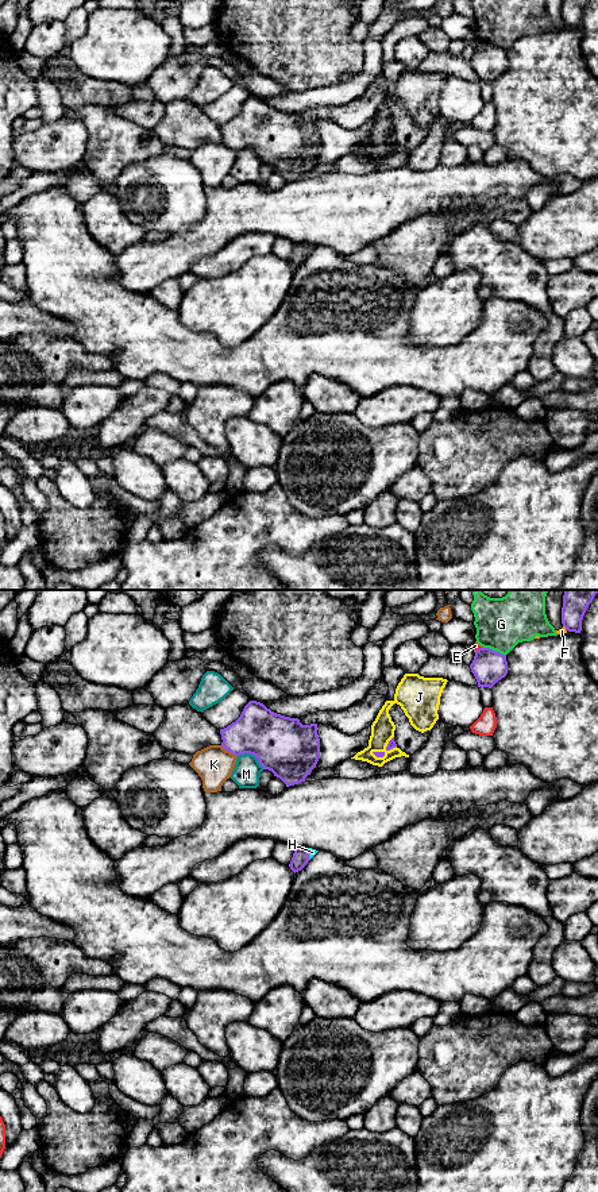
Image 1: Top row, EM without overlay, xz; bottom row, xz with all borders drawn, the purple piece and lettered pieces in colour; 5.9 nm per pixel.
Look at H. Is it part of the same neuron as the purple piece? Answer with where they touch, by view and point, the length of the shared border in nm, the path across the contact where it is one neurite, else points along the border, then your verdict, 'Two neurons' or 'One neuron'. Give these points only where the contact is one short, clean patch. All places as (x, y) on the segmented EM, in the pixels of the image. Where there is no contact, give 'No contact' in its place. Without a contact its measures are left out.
Touches purple at xz (308, 853). Shared border 80 nm. Boundary: xz (304, 848), (309, 859). Two neurons

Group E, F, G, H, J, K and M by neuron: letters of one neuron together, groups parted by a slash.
E / F G / H / J / K / M

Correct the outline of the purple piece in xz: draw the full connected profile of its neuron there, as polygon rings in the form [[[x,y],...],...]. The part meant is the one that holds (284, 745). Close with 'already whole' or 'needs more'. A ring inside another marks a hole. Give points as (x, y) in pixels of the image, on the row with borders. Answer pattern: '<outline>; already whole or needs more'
[[[250,701],[240,717],[220,729],[220,734],[225,751],[235,756],[254,755],[263,769],[271,771],[286,787],[305,782],[320,759],[317,724],[302,725],[298,718],[277,714],[256,701]]]; already whole

